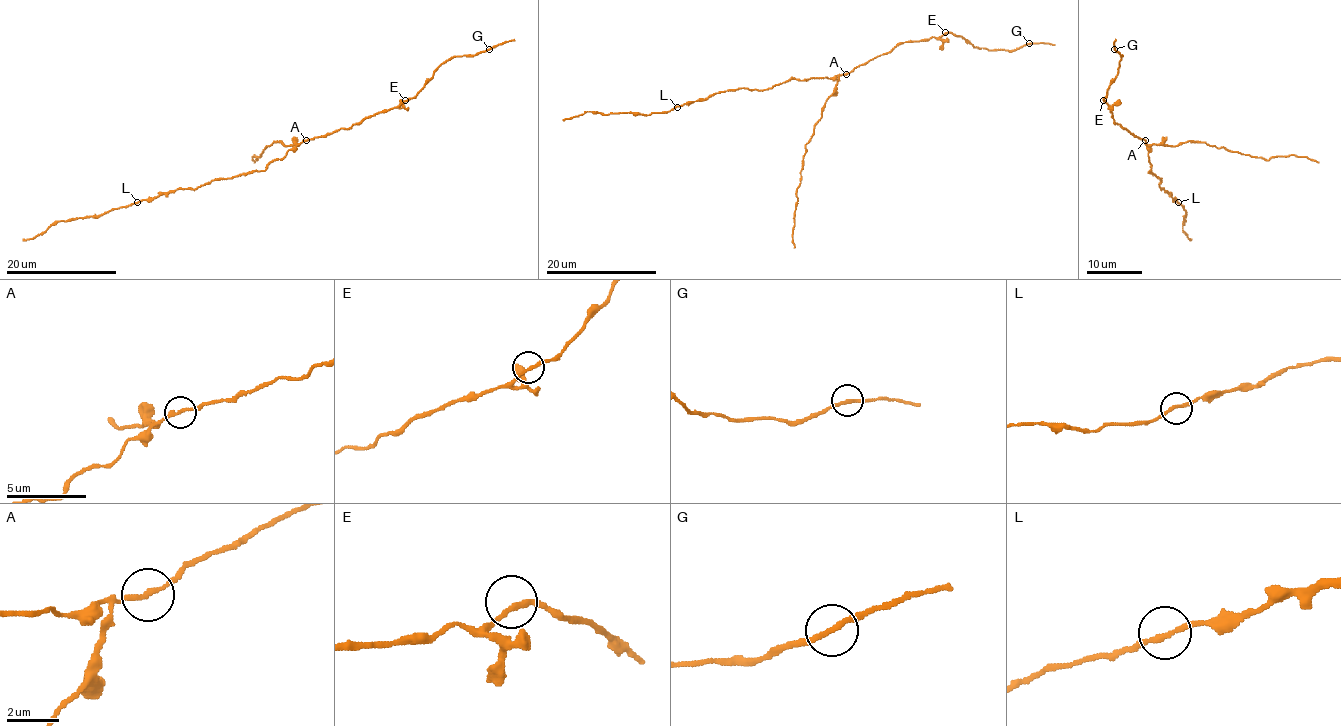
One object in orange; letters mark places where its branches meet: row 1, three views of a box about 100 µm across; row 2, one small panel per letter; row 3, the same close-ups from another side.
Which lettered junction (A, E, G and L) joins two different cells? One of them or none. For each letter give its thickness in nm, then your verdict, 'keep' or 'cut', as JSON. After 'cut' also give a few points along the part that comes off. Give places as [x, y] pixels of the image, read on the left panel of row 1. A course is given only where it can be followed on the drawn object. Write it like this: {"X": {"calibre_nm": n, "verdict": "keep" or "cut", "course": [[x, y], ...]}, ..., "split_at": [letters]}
{"A": {"calibre_nm": 200, "verdict": "cut", "course": [[306, 141], [285, 146], [278, 141], [274, 142], [256, 160], [255, 154], [253, 163]]}, "E": {"calibre_nm": 200, "verdict": "keep"}, "G": {"calibre_nm": 200, "verdict": "keep"}, "L": {"calibre_nm": 200, "verdict": "keep"}, "split_at": ["A"]}

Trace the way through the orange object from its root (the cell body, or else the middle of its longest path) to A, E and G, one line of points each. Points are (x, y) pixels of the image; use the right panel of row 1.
A: (1149, 159), (1149, 146), (1145, 141)
E: (1149, 159), (1146, 142), (1117, 124), (1103, 100)
G: (1149, 159), (1146, 142), (1117, 124), (1103, 100), (1121, 60), (1114, 49)

